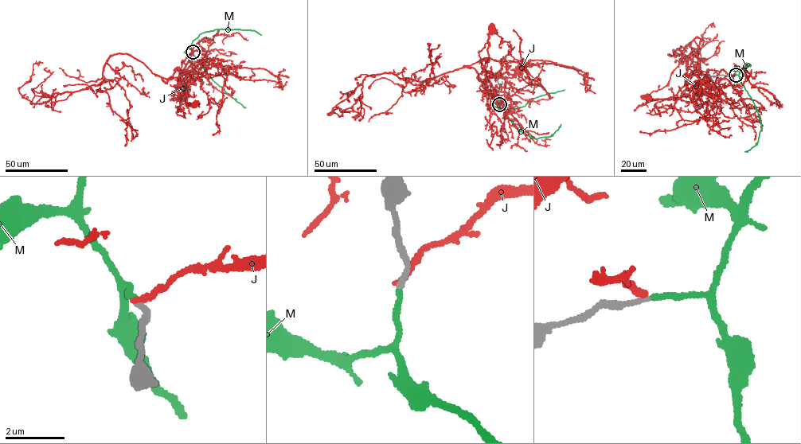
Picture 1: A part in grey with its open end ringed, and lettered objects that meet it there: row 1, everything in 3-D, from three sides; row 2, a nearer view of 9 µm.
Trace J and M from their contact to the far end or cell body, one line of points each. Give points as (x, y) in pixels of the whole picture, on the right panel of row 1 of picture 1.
J: (736, 75), (733, 74), (733, 76), (722, 69), (714, 82), (695, 81), (682, 87), (674, 96), (646, 99)
M: (736, 75), (739, 75), (754, 104), (762, 128), (756, 146), (744, 151)

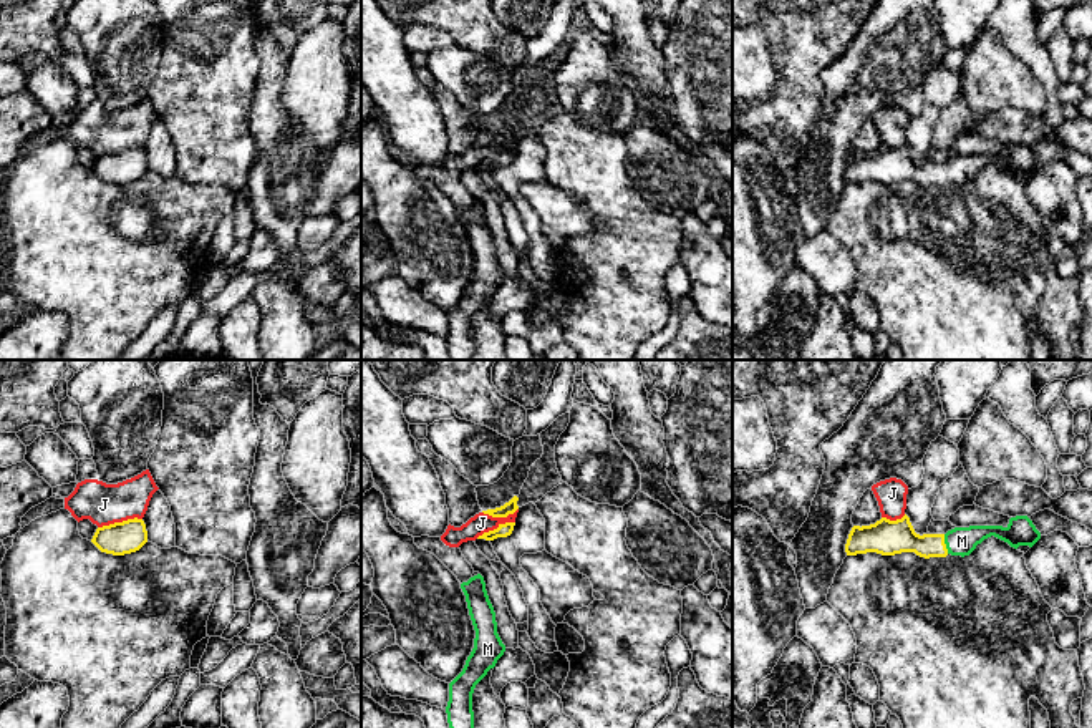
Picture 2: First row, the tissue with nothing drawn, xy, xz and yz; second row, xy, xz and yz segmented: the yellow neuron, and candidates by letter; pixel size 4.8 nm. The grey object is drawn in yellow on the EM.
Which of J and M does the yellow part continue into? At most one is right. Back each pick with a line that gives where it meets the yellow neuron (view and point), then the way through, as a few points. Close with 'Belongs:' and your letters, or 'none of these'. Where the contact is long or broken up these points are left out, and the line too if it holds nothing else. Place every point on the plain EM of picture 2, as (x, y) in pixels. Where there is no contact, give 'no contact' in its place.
M: meets yellow in yz at (945, 173); runs through yz (898, 165), (918, 173), (945, 173), (961, 169)
Belongs: M

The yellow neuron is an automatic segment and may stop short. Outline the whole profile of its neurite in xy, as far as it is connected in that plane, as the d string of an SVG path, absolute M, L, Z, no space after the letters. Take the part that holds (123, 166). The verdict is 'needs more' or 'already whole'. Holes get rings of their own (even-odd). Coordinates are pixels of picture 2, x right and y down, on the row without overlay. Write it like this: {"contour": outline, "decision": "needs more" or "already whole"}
{"contour": "M128 148L98 156L91 171L106 182L124 184L139 179L147 171L143 148Z", "decision": "already whole"}

